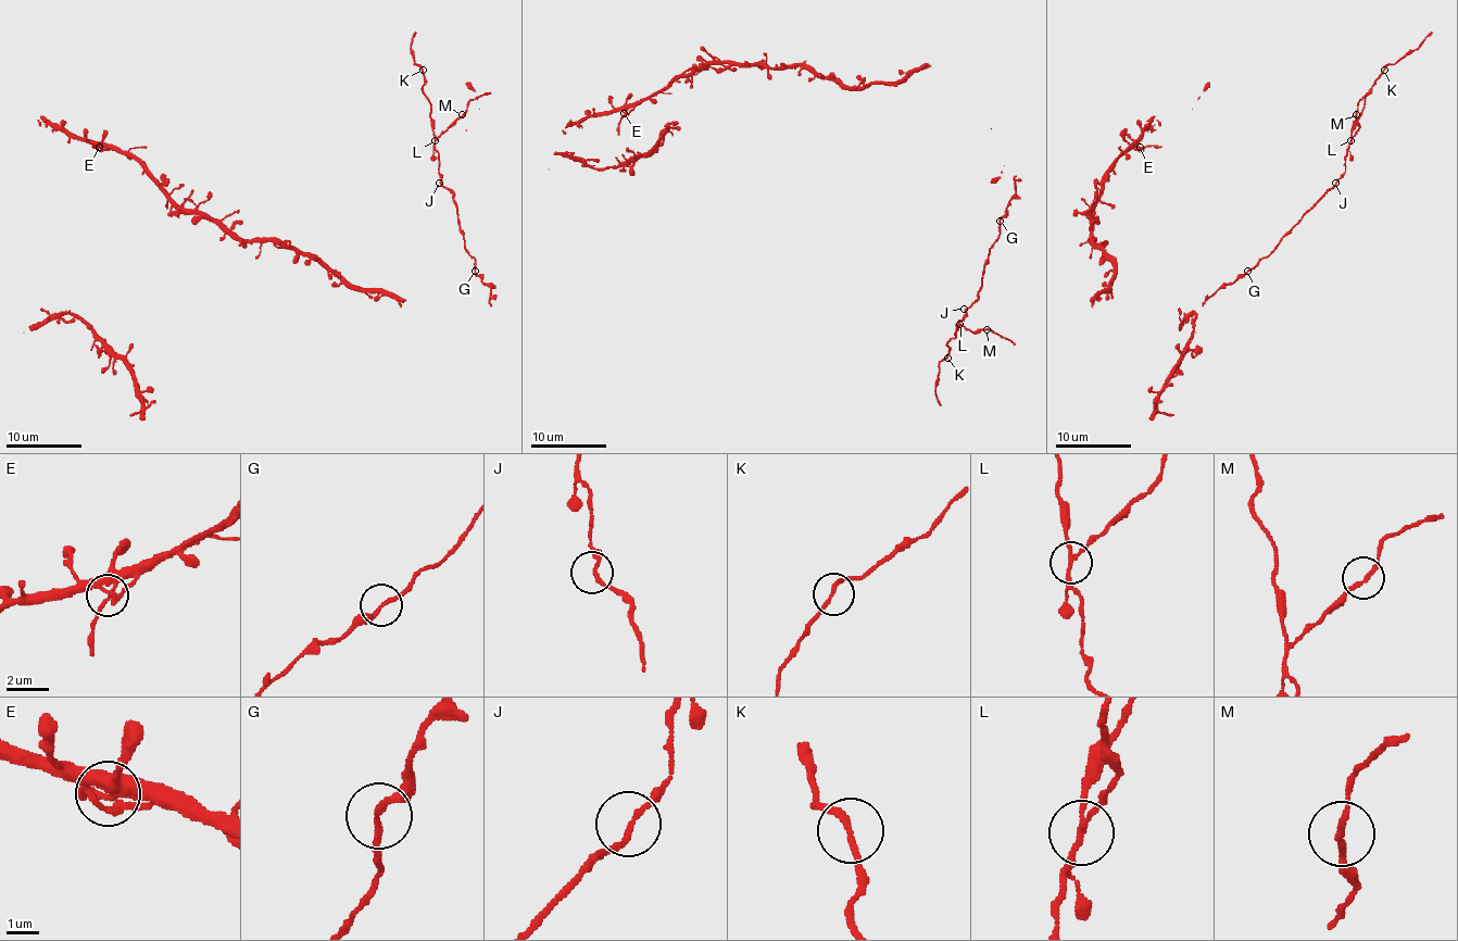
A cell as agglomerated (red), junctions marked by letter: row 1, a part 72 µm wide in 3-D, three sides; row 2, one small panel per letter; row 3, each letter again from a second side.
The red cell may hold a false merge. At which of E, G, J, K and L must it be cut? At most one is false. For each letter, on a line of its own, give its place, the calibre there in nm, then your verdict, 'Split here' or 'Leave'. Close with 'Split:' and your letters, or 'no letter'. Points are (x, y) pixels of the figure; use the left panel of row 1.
E: Place: (99, 147). Thickness 240 nm. Leave
G: Place: (475, 271). Thickness 190 nm. Leave
J: Place: (439, 183). Thickness 160 nm. Leave
K: Place: (423, 70). Thickness 190 nm. Leave
L: Place: (435, 140). Thickness 150 nm. Split here
Split: L

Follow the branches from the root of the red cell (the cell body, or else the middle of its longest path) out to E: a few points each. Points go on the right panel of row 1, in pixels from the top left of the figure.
E: (1106, 291), (1114, 265), (1091, 240), (1095, 239), (1090, 206), (1101, 191), (1101, 178), (1129, 149), (1140, 147)

